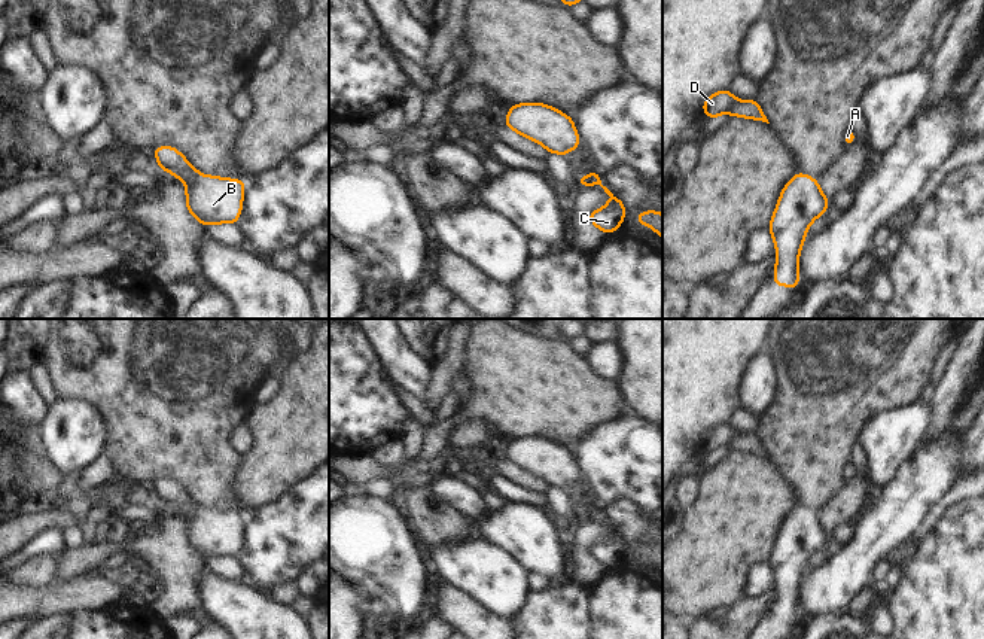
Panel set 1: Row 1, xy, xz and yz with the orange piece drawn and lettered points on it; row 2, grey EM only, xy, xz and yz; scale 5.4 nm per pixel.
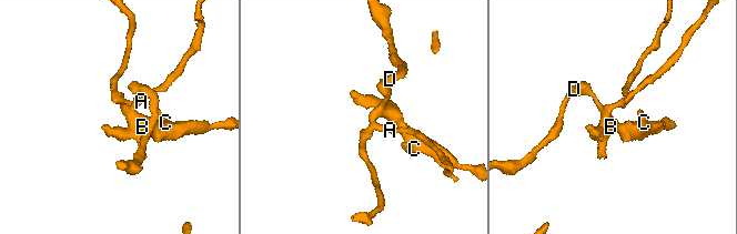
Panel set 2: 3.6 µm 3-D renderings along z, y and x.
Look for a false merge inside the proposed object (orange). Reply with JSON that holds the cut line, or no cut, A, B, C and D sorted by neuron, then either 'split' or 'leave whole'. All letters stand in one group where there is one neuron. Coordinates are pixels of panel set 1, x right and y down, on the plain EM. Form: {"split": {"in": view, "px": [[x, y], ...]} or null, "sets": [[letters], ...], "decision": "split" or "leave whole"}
{"split": null, "sets": [["A", "B", "C", "D"]], "decision": "leave whole"}

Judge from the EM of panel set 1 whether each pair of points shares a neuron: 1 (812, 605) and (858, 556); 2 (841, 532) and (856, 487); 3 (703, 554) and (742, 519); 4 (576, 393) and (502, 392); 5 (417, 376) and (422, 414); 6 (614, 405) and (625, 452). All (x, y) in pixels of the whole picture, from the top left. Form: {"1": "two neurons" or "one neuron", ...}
{"1": "one neuron", "2": "two neurons", "3": "one neuron", "4": "one neuron", "5": "two neurons", "6": "two neurons"}

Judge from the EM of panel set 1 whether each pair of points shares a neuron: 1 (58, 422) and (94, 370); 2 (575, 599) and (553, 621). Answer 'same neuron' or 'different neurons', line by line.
1: different neurons
2: same neuron

